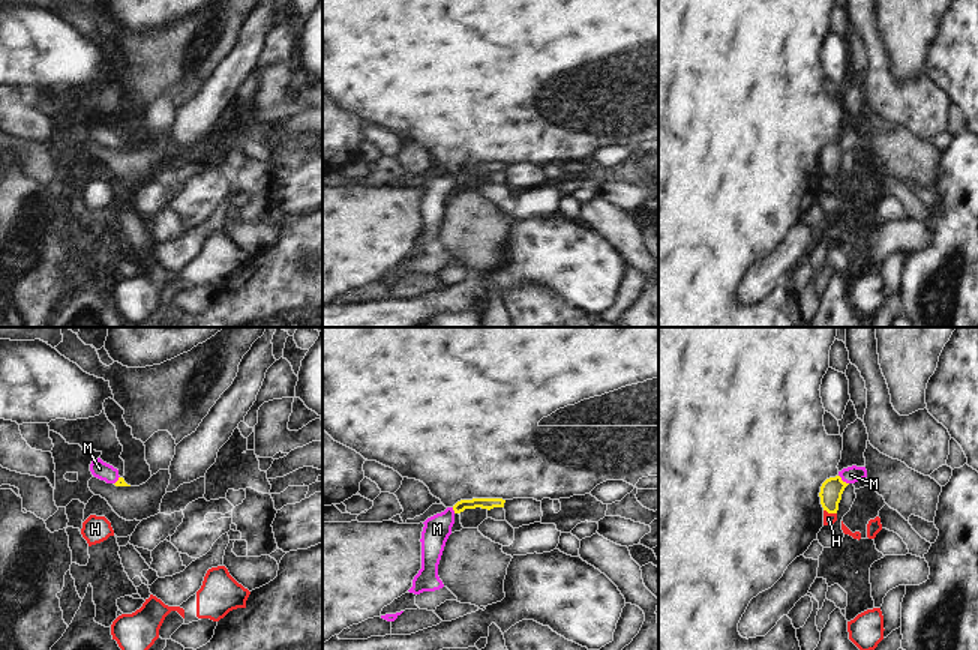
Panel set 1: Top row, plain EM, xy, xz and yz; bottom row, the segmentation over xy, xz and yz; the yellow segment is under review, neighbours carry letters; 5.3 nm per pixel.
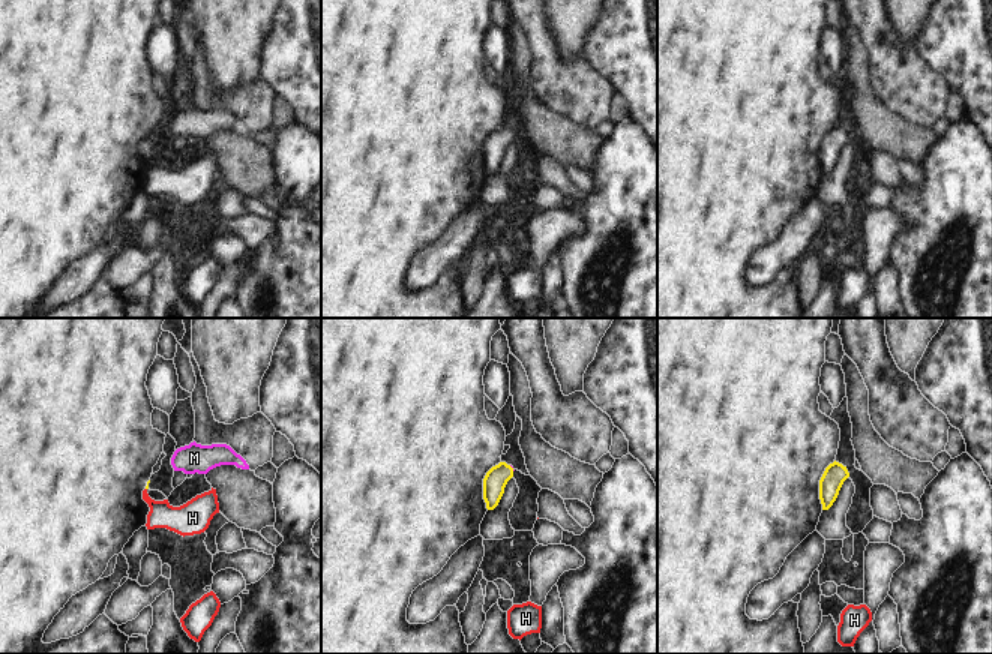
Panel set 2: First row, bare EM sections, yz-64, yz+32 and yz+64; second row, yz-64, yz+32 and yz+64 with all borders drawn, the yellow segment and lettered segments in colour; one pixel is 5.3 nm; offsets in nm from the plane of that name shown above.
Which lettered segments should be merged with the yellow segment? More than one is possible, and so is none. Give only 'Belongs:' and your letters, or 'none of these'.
Belongs: M

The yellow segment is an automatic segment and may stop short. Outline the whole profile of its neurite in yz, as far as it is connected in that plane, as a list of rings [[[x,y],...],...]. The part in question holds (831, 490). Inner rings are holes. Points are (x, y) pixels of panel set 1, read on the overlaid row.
[[[848,467],[838,471],[836,477],[826,479],[820,486],[820,504],[828,513],[837,513],[842,494],[849,483],[855,483],[867,477],[866,467]]]

